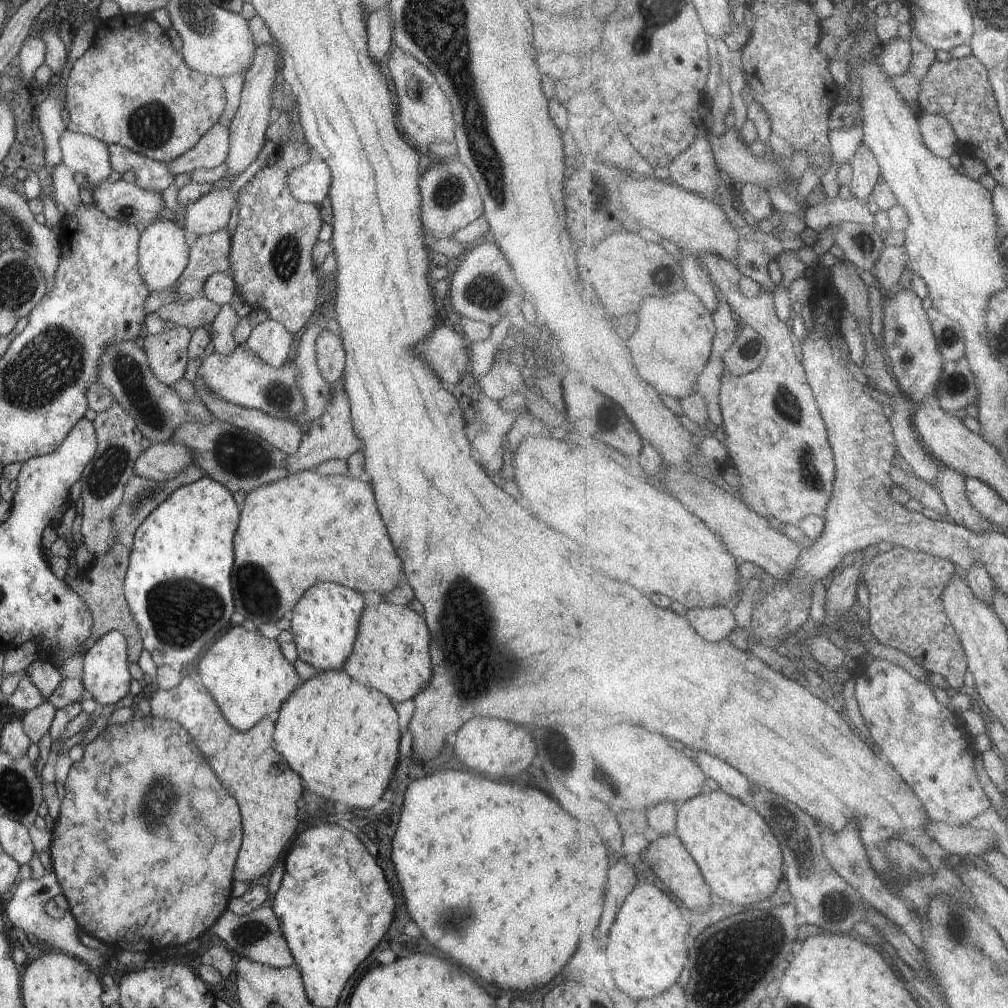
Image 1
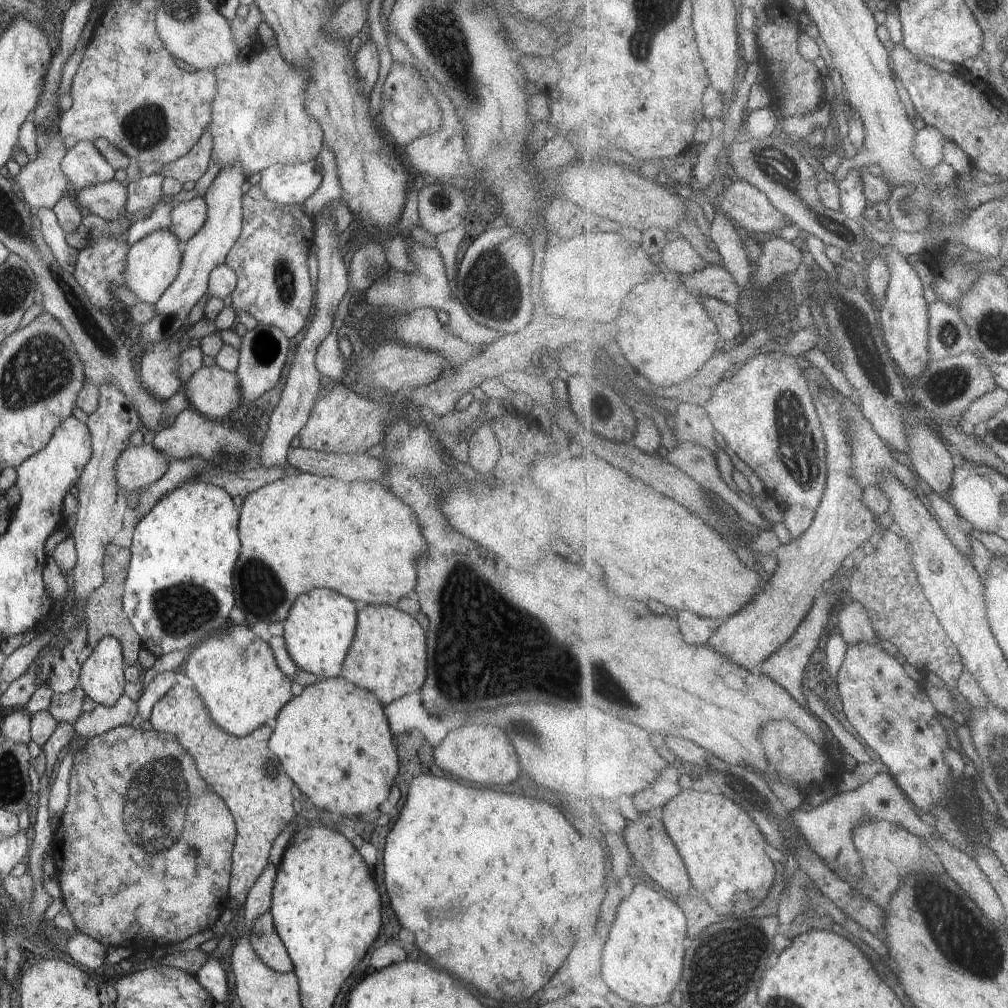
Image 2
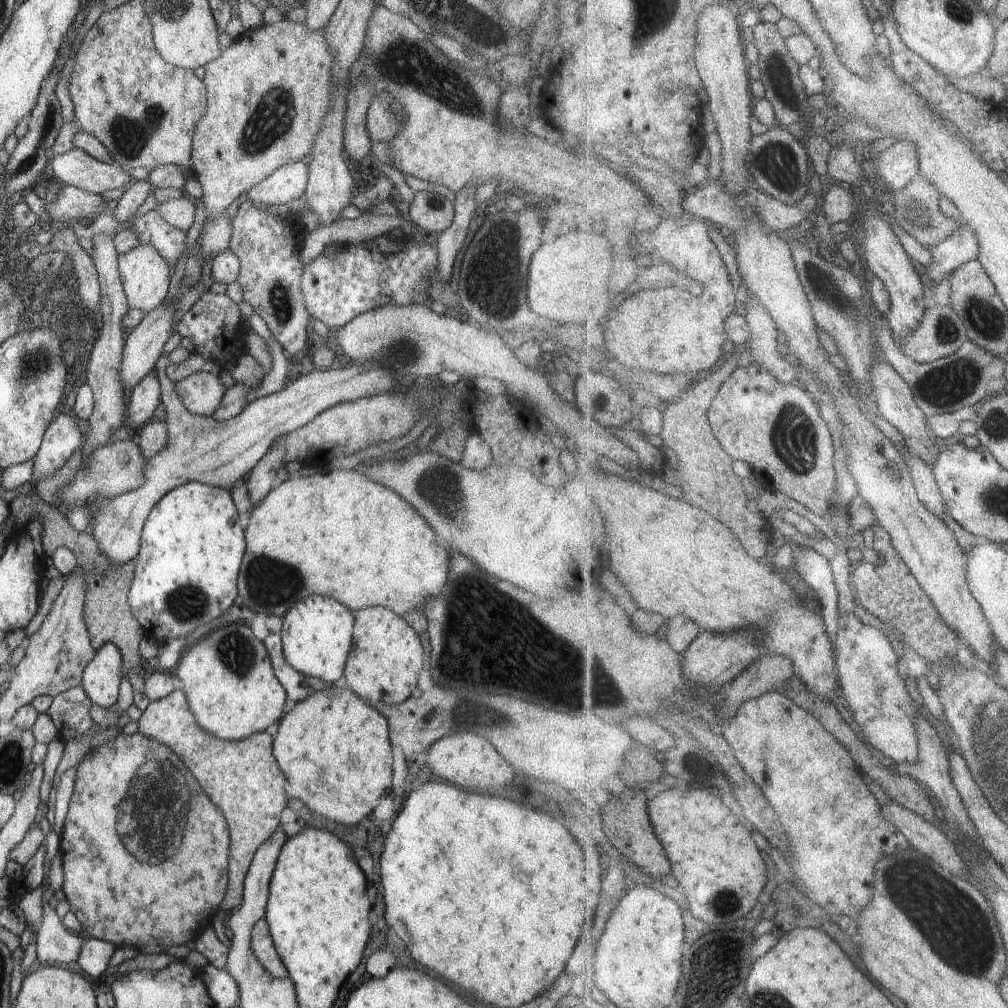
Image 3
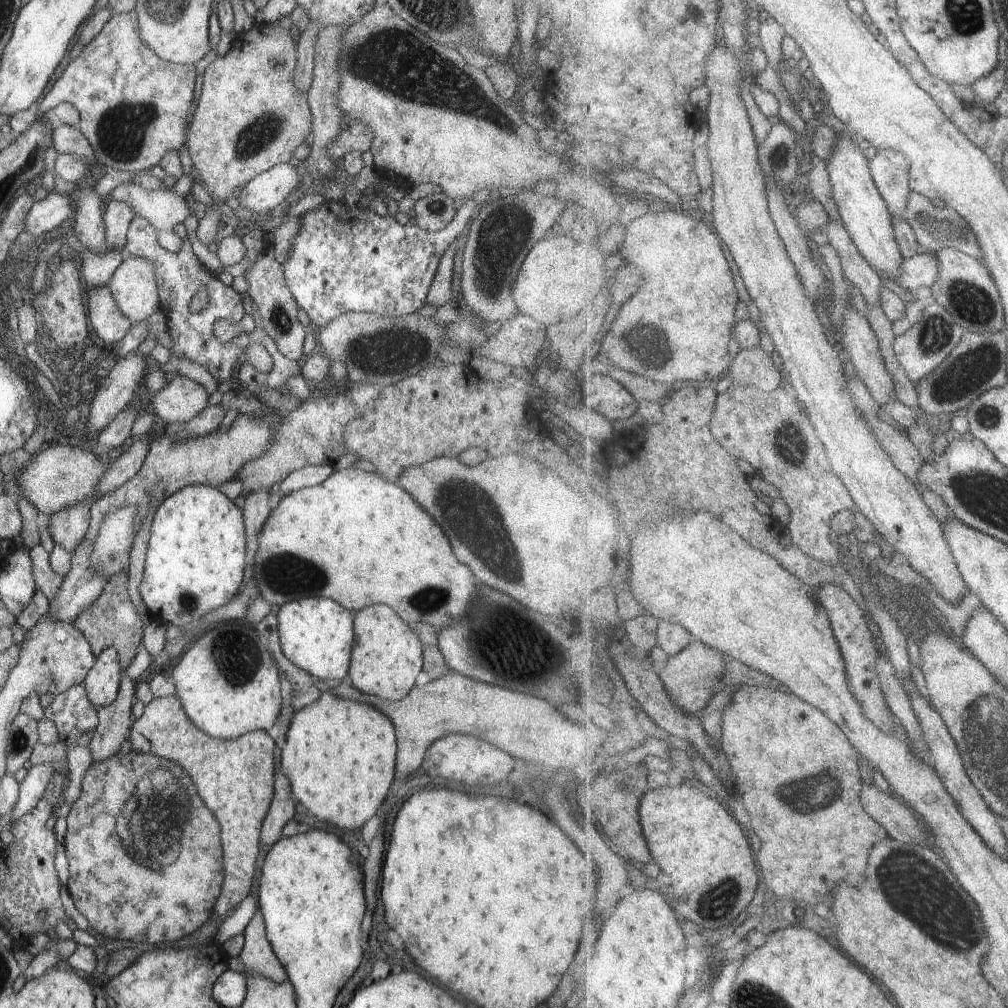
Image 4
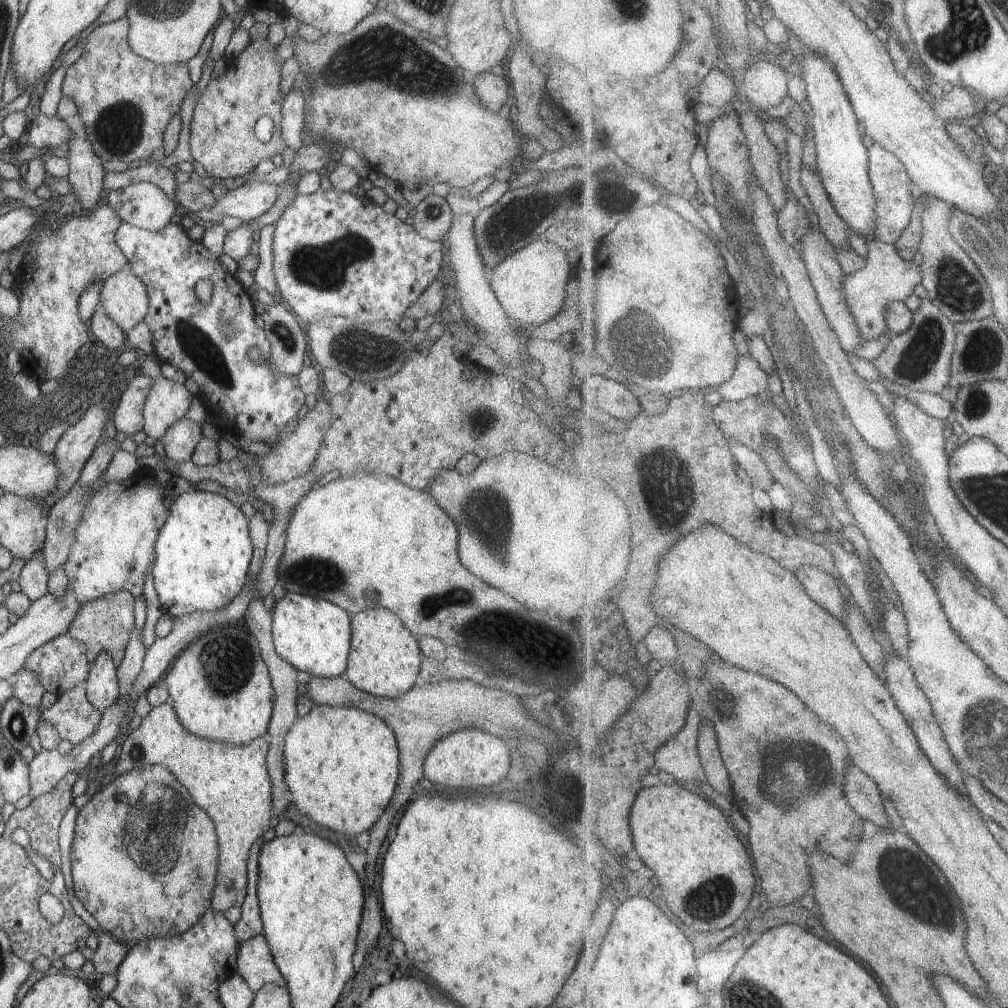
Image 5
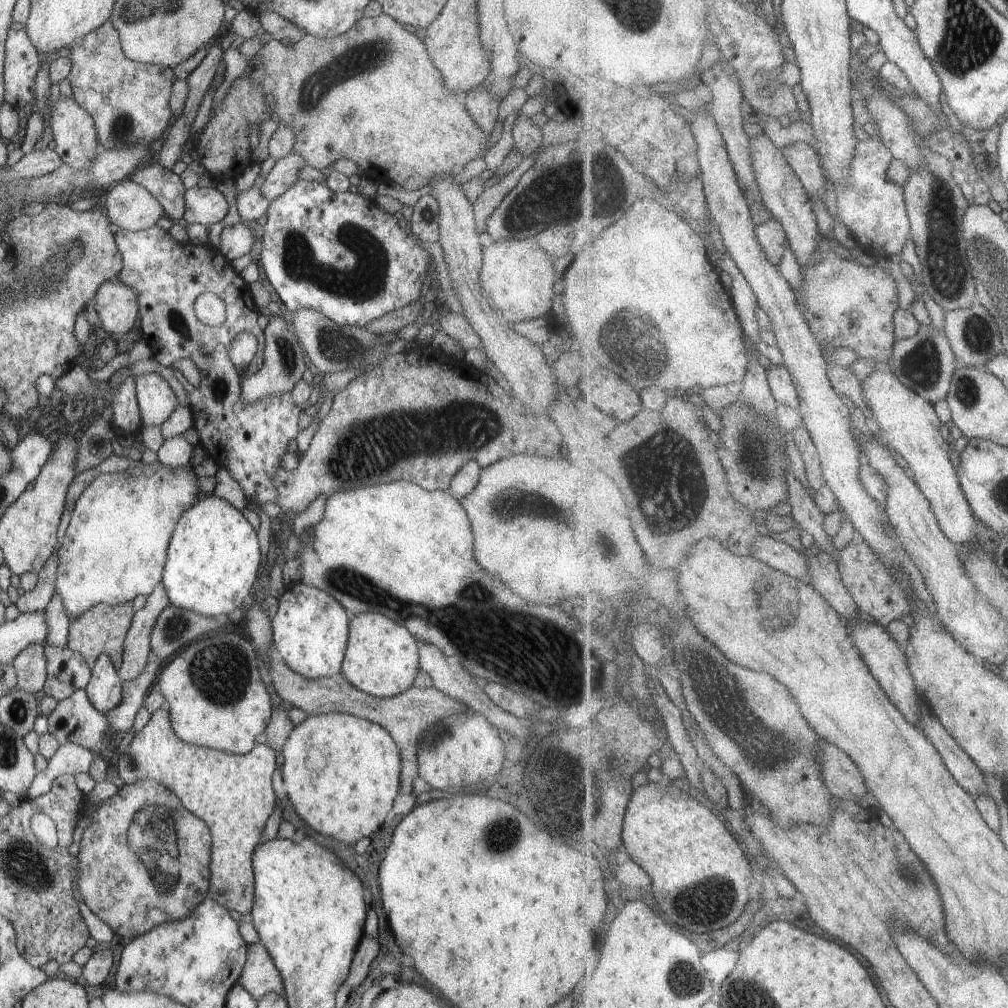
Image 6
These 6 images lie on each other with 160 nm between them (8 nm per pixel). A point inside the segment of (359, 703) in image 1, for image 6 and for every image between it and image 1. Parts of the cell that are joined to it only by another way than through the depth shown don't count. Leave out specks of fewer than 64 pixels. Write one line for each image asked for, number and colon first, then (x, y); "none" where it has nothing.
2: (332, 740)
3: (332, 747)
4: (339, 755)
5: (340, 764)
6: (341, 773)

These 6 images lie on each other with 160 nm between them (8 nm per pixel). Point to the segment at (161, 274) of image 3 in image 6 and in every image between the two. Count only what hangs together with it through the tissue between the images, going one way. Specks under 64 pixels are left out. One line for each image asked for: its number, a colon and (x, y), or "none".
4: (132, 286)
5: (122, 297)
6: (115, 306)

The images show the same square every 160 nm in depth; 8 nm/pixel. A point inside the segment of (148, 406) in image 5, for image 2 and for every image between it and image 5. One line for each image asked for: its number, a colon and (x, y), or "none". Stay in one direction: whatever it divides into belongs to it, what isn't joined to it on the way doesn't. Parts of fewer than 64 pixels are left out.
2: (213, 392)
3: (200, 392)
4: (179, 400)

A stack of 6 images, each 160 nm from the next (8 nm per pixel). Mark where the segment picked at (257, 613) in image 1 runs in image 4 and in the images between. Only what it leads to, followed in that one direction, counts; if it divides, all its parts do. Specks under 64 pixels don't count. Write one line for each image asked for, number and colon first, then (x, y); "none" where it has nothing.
2: (311, 531)
3: (340, 534)
4: (358, 539)

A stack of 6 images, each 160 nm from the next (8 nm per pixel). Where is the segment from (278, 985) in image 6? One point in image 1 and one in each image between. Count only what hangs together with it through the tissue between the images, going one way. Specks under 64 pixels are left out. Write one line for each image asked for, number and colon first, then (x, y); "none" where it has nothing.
1: (256, 935)
2: (266, 944)
3: (261, 943)
4: (256, 956)
5: (254, 964)

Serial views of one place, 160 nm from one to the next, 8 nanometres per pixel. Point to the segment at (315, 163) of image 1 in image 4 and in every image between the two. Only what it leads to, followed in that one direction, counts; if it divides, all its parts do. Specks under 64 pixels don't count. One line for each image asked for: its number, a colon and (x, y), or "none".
2: (288, 184)
3: (287, 182)
4: (262, 193)

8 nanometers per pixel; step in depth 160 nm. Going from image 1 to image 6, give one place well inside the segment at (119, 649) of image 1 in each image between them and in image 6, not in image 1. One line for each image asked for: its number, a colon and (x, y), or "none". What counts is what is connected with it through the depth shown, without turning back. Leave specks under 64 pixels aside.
2: (101, 677)
3: (101, 676)
4: (101, 683)
5: (101, 686)
6: (104, 690)

